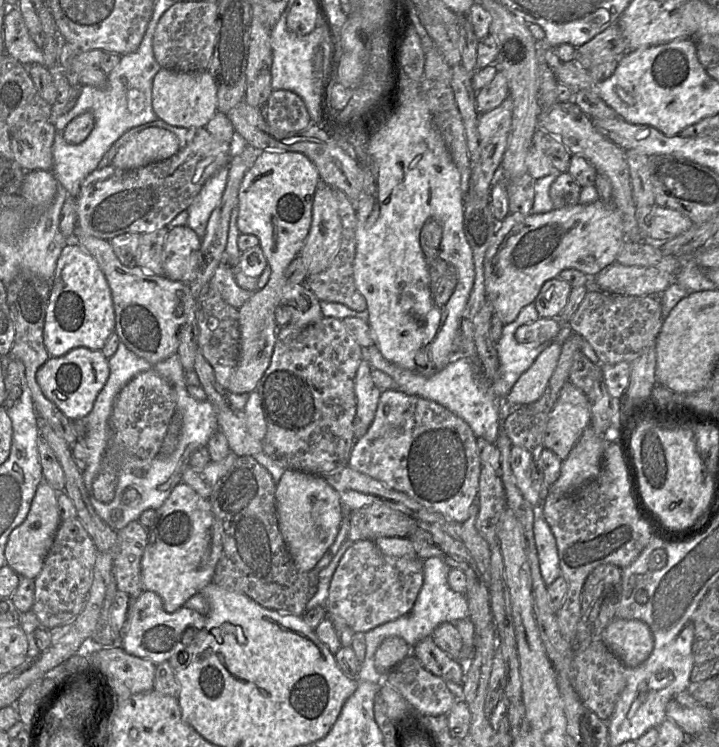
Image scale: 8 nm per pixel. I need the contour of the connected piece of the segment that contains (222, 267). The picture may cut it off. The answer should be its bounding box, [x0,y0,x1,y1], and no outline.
[209,261,254,309]

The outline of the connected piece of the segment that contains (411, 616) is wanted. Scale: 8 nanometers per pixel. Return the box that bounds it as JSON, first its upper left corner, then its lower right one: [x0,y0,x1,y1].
[358,557,469,685]

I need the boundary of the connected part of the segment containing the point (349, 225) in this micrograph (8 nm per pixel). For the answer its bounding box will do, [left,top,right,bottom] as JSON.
[305,189,367,312]

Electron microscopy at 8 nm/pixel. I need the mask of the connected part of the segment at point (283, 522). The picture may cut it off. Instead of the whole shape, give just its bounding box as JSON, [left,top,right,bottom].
[275,470,342,572]

